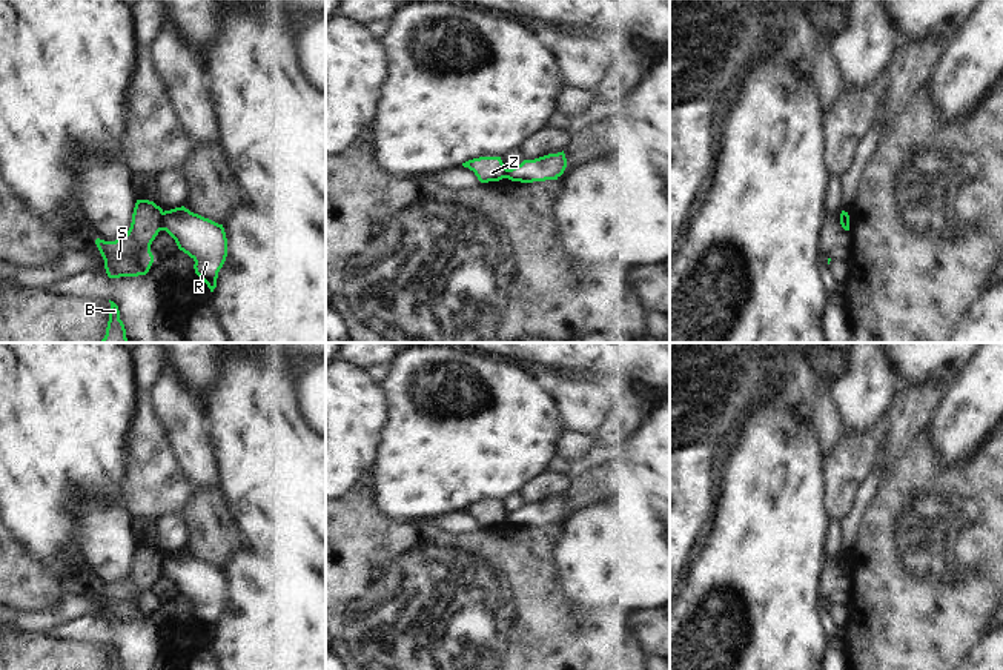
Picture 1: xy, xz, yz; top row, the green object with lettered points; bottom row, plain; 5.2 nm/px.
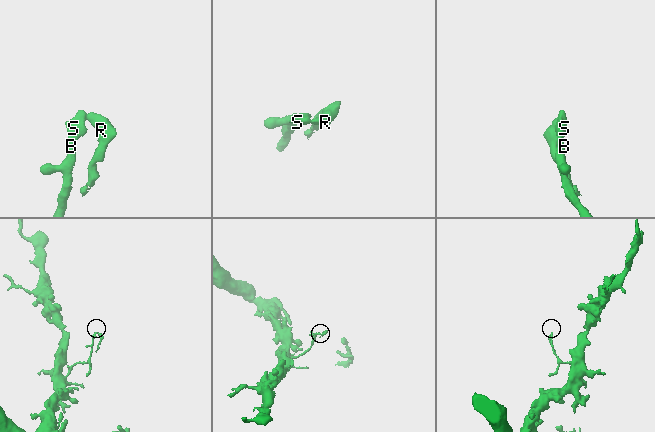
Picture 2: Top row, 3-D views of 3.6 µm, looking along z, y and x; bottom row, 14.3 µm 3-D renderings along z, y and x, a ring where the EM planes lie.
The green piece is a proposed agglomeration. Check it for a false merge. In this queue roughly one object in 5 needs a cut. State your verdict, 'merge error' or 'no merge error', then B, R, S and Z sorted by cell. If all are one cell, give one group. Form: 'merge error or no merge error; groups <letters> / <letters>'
merge error; groups B S Z / R

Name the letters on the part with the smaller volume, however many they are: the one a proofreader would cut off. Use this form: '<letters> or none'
R

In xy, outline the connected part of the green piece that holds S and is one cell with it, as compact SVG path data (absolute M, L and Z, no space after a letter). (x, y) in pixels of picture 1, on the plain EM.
M137 544L127 578L115 585L97 582L109 622L146 619L154 607L151 589L163 575L163 553L149 544Z

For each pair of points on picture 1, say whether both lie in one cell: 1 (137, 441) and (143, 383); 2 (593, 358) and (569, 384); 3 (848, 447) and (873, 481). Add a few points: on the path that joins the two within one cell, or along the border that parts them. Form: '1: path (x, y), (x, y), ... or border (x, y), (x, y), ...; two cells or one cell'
1: border (148, 389), (139, 392); two cells
2: border (596, 375), (613, 377); two cells
3: border (879, 454), (873, 470), (859, 487), (851, 506); two cells

